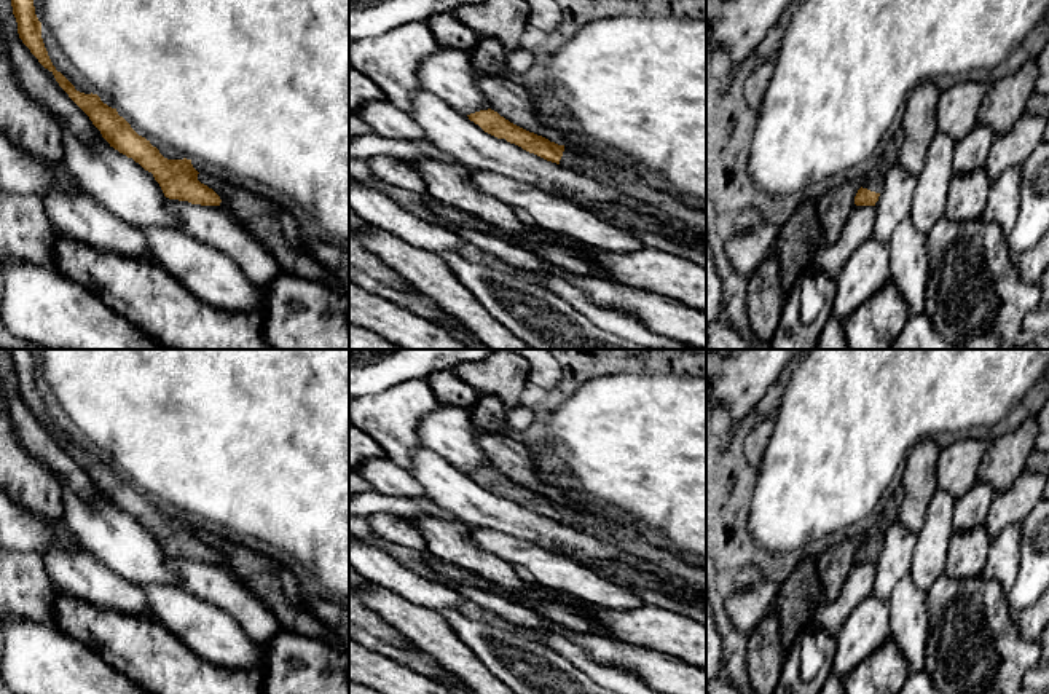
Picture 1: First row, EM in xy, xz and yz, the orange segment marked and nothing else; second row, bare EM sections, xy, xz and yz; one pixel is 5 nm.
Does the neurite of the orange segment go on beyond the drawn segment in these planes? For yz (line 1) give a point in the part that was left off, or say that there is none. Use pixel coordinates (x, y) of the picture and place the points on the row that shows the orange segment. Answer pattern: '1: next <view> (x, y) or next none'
1: next yz (874, 181)

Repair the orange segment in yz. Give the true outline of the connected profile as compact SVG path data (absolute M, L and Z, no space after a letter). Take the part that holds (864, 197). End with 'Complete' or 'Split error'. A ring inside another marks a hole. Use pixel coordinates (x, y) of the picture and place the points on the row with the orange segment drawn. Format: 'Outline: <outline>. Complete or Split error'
Outline: M875 168L862 179L862 187L855 196L856 206L875 206L883 188L885 174L885 171Z. Split error

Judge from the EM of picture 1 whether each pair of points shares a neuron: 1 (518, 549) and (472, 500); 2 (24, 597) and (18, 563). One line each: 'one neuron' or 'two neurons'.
1: two neurons
2: one neuron

